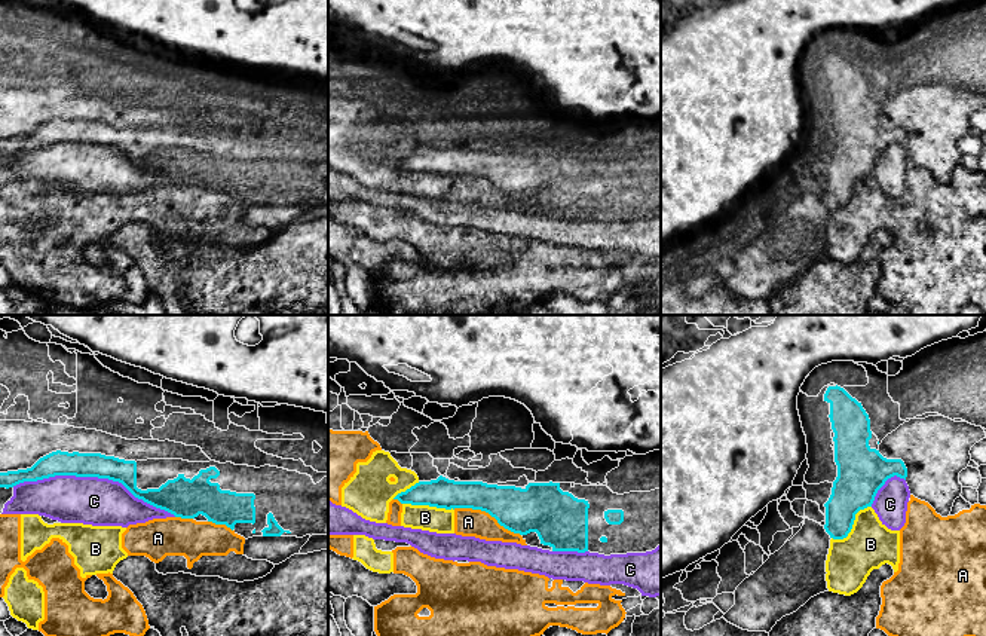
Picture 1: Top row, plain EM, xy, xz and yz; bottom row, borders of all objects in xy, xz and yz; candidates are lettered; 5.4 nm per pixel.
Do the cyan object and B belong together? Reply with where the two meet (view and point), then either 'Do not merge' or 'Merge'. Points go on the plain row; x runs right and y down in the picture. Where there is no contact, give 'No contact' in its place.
Touches cyan at yz (853, 190). Do not merge

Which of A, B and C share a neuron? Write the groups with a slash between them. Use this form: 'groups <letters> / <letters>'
groups A B / C

